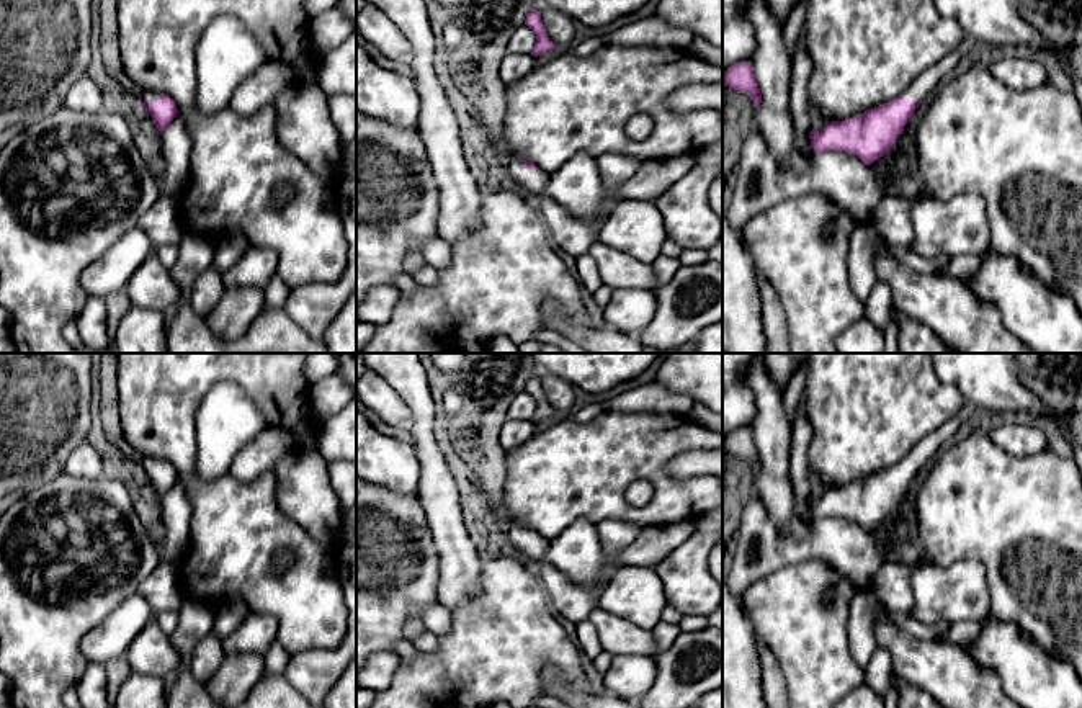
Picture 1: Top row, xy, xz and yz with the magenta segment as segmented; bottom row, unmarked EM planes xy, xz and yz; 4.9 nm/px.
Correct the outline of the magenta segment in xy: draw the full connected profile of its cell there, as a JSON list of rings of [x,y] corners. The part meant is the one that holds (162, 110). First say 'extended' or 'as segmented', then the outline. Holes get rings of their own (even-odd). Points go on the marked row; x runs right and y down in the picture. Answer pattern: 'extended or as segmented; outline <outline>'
extended; outline [[[144,90],[137,105],[144,108],[155,124],[155,128],[162,132],[177,116],[177,103],[168,95],[160,95],[152,90]]]

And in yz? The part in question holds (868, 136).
extended; outline [[[969,36],[946,57],[923,70],[897,98],[874,106],[858,116],[830,121],[822,131],[811,131],[816,154],[842,150],[871,165],[896,142],[910,114],[925,98],[932,98],[946,83],[950,74],[966,56],[977,56],[981,46]]]

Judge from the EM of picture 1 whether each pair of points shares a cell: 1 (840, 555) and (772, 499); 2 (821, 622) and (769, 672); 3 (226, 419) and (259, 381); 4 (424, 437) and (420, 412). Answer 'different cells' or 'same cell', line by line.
1: different cells
2: different cells
3: different cells
4: same cell

